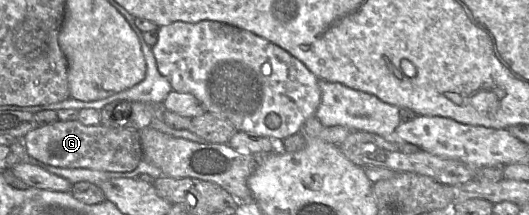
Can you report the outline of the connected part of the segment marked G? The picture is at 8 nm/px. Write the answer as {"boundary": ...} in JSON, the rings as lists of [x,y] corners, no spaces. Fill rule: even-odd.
{"boundary":[[[57,120],[38,126],[25,135],[23,142],[30,157],[61,168],[131,172],[143,158],[140,131],[109,128],[101,124],[86,126],[78,120]]]}

